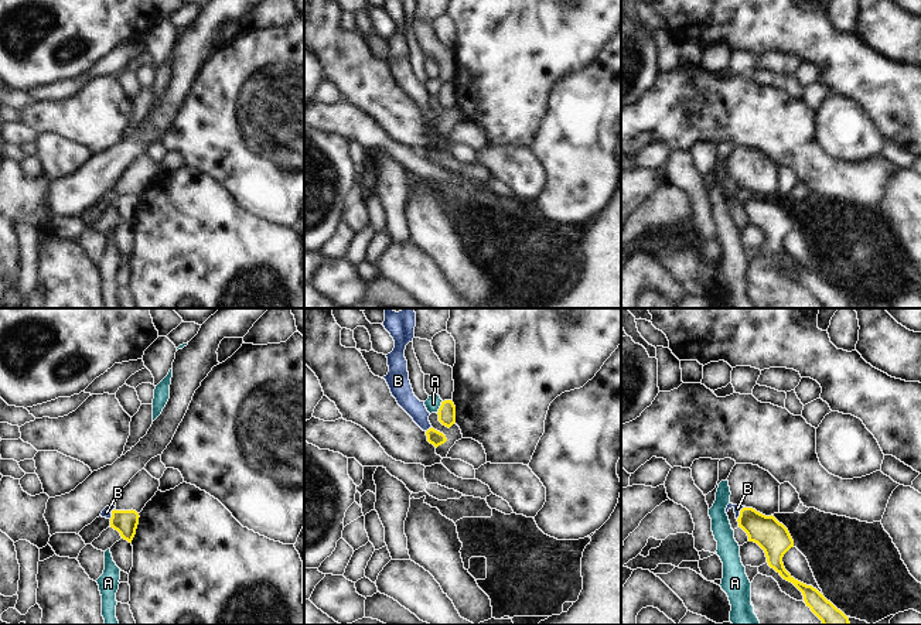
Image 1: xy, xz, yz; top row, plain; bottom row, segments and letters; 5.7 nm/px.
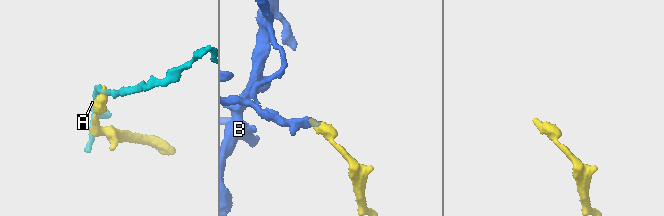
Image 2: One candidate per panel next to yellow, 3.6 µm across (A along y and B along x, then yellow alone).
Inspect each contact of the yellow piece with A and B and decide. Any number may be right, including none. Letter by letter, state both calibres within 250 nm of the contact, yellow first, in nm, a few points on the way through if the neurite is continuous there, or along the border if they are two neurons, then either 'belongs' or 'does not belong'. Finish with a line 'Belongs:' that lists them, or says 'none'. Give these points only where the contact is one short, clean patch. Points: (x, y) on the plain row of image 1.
A: 100/90 nm | along xz (442, 84), (437, 96) | does not belong
B: 180/50 nm | across yz (767, 215), (740, 197), (737, 191) | belongs
Belongs: B

